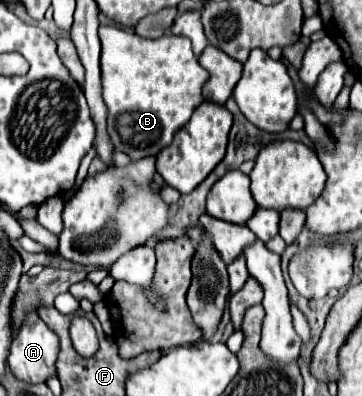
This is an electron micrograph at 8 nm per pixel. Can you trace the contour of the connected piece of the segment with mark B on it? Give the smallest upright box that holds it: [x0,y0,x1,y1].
[99,26,209,160]

